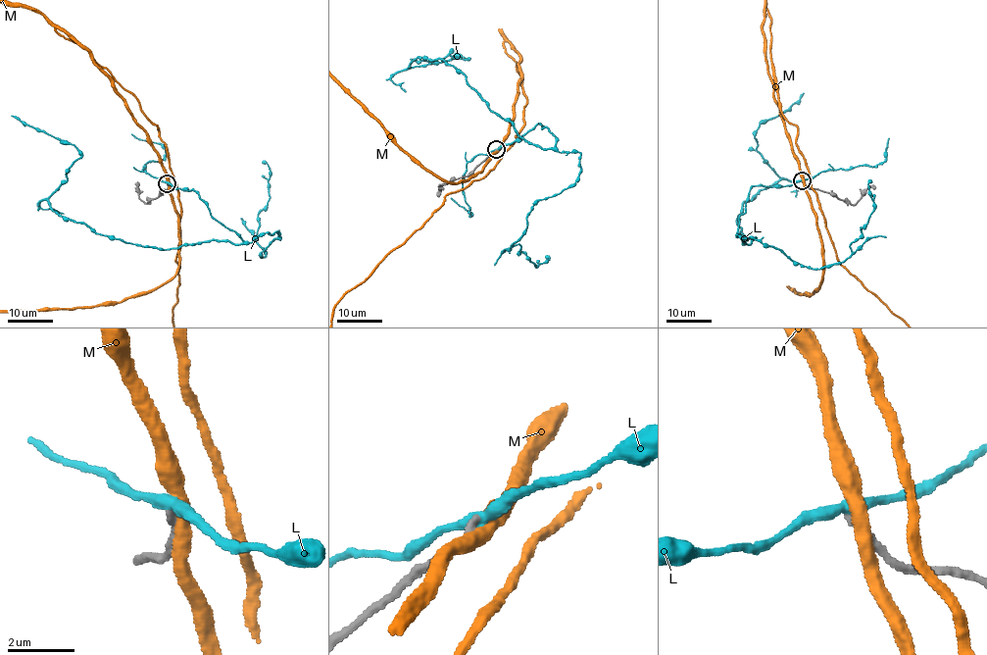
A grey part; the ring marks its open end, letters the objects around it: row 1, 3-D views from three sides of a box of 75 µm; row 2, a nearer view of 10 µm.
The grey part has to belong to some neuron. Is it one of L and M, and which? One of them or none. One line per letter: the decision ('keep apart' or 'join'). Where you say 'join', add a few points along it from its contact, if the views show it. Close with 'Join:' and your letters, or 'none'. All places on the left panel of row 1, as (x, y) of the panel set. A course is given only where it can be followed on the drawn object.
L: keep apart
M: keep apart
Join: none

